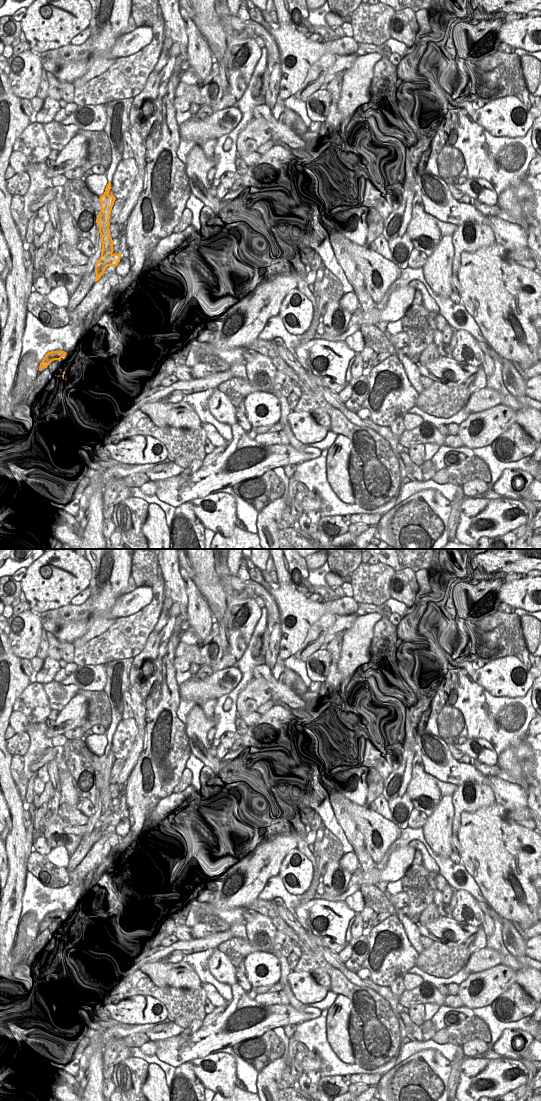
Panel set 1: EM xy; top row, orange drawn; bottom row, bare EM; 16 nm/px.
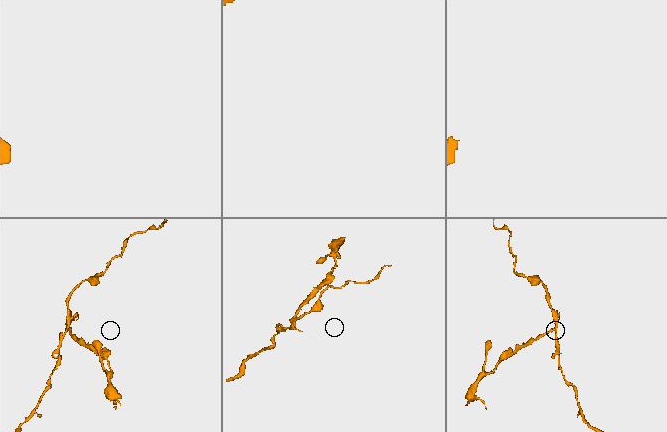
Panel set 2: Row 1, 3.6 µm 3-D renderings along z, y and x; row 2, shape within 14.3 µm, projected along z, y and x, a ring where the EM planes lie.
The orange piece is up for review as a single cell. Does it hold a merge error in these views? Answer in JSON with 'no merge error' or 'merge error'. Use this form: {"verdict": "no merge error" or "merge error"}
{"verdict": "merge error"}

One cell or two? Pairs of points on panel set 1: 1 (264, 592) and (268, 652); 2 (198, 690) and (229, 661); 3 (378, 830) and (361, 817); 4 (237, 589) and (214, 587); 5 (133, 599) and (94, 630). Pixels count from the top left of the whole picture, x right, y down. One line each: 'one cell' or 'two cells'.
1: one cell
2: two cells
3: one cell
4: two cells
5: two cells

